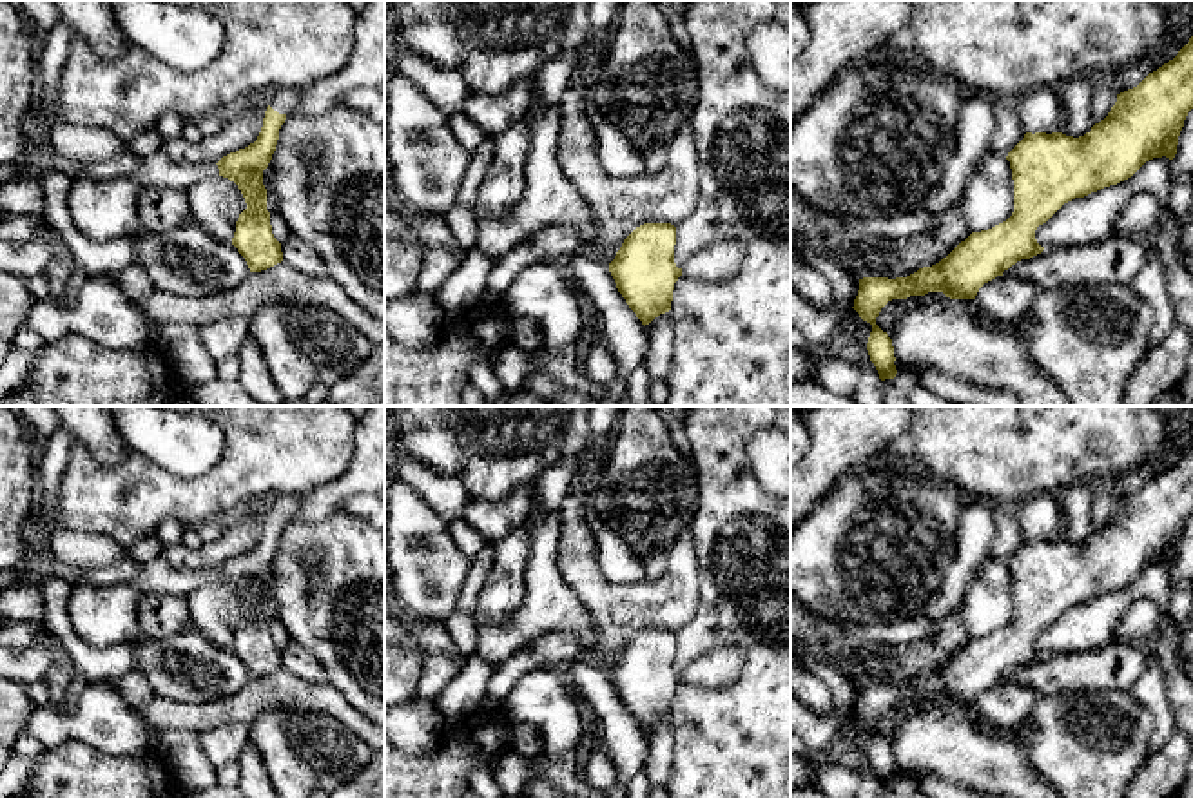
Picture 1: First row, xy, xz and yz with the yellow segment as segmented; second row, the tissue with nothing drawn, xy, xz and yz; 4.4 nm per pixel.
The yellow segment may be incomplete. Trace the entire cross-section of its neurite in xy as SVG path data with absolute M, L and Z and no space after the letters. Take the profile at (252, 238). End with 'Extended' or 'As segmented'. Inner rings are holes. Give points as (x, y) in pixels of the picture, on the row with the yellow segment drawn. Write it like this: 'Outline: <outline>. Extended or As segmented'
Outline: M303 87L270 92L257 140L223 156L216 165L176 163L158 149L143 158L140 169L131 176L114 180L76 178L69 192L69 212L76 229L92 241L118 243L141 229L138 207L147 189L185 192L201 180L223 176L238 185L247 203L236 221L232 245L245 258L250 272L261 272L281 263L281 243L272 234L270 212L267 210L263 170L276 151L279 129L301 92Z. Extended

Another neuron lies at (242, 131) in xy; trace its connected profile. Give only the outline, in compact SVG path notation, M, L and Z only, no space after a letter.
M268 94L256 98L252 107L228 122L218 134L203 136L199 143L189 143L181 136L163 140L160 151L176 163L216 165L223 156L245 149L257 140L267 107Z

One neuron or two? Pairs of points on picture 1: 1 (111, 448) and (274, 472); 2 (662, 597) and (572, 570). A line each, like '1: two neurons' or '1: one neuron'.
1: two neurons
2: one neuron

